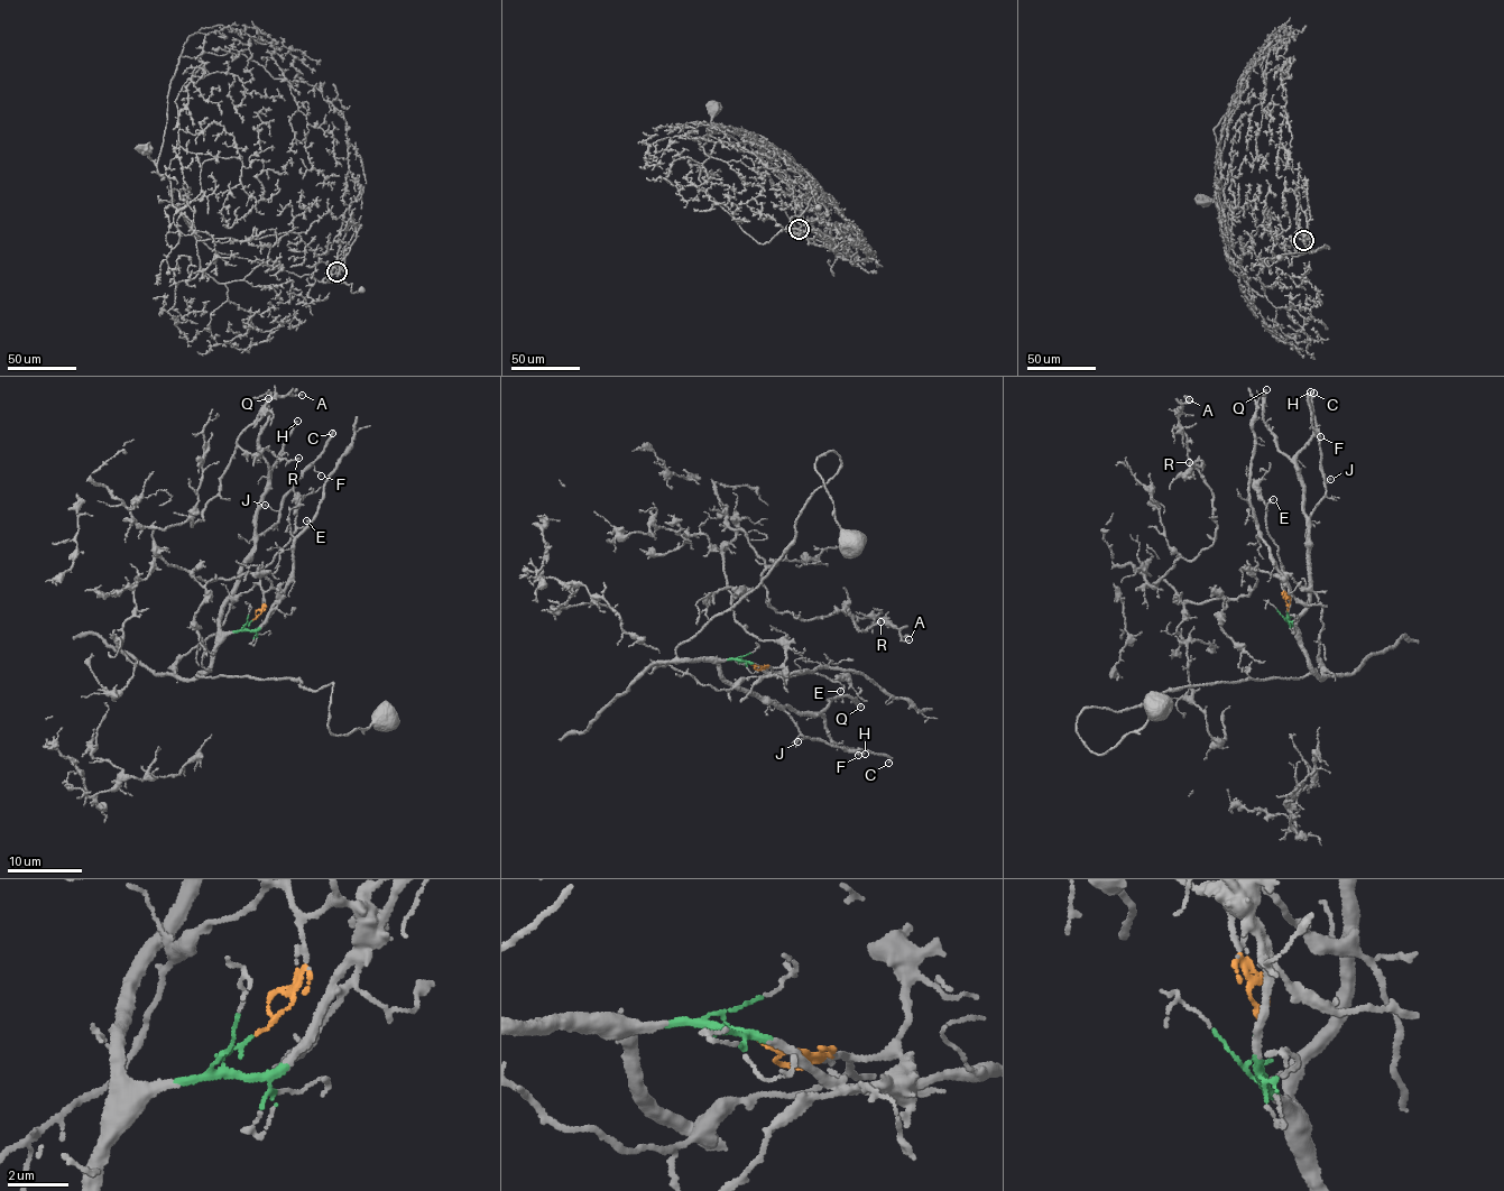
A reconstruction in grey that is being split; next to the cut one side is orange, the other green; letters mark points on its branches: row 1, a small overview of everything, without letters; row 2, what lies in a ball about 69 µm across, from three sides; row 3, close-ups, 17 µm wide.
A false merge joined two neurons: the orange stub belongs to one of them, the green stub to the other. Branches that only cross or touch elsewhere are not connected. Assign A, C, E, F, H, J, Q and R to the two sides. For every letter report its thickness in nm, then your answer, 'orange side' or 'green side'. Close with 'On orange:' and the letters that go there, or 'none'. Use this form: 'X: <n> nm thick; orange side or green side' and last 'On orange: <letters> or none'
A: 120 nm thick; orange side
C: 70 nm thick; green side
E: 140 nm thick; orange side
F: 100 nm thick; green side
H: 320 nm thick; green side
J: 120 nm thick; green side
Q: 200 nm thick; green side
R: 220 nm thick; orange side
On orange: A, E, R

